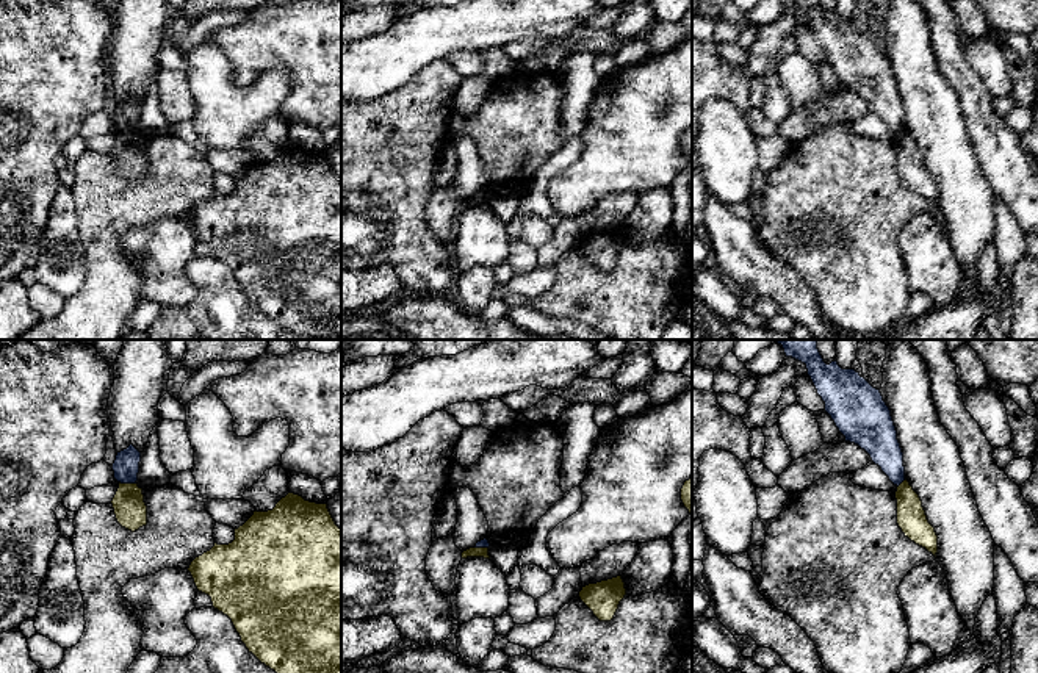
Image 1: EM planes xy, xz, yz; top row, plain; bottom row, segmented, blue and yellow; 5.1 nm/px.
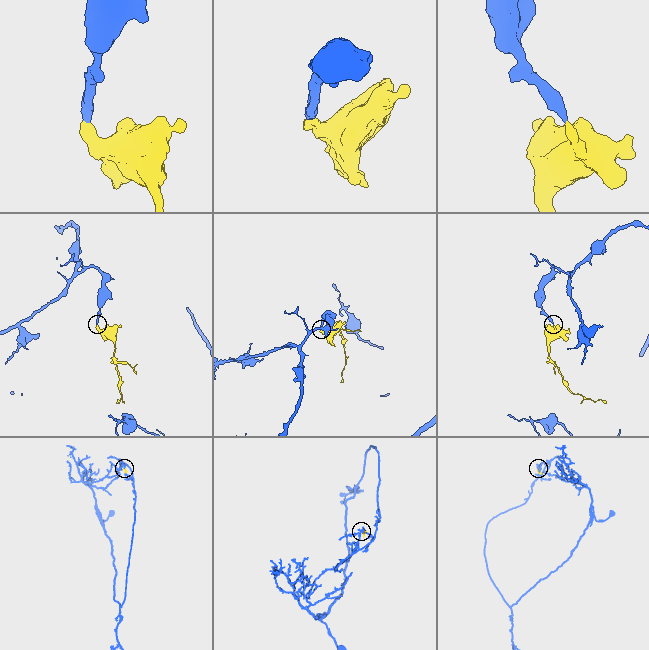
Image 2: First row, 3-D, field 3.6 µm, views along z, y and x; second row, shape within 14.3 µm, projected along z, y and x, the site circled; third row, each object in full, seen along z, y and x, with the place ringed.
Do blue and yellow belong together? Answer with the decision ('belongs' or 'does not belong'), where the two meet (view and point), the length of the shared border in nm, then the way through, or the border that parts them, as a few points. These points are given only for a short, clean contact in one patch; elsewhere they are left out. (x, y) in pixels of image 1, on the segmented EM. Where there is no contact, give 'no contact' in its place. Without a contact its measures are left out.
does not belong; contact xy (127, 482); length 90 nm; border xy (119, 481), (135, 484)

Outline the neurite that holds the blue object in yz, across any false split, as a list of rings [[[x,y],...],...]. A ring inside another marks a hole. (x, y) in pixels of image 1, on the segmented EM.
[[[778,340],[786,357],[806,365],[817,394],[825,402],[845,441],[864,449],[894,485],[905,480],[903,452],[891,410],[880,390],[874,388],[855,369],[842,369],[838,362],[827,365],[817,349],[817,340]]]

